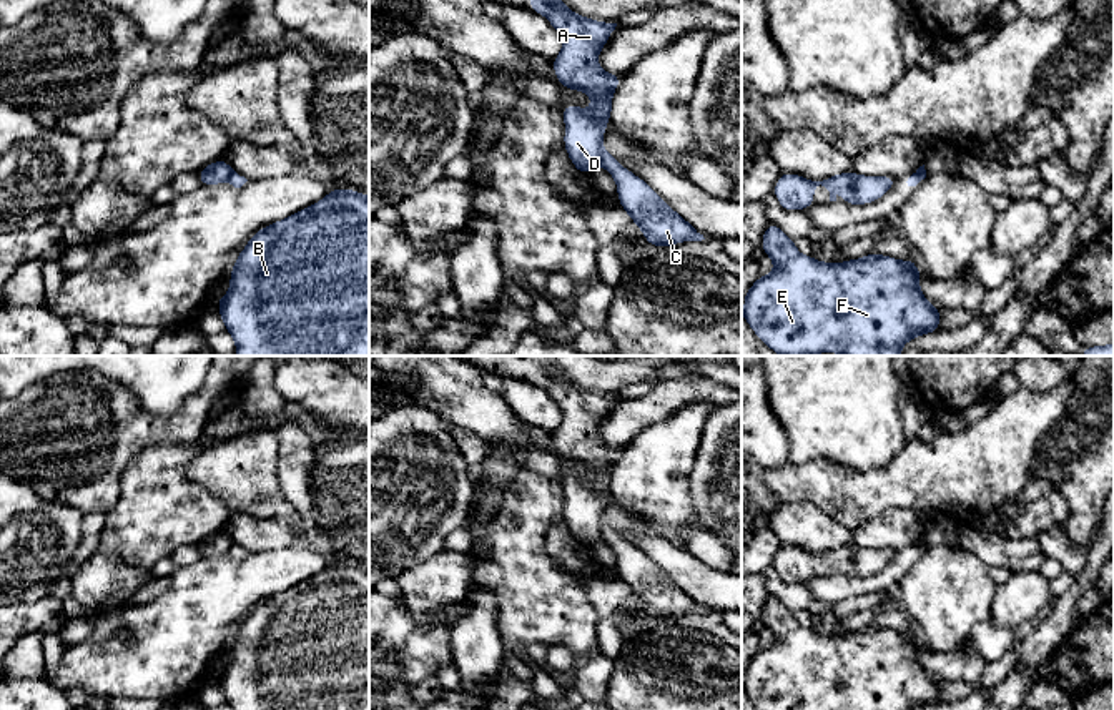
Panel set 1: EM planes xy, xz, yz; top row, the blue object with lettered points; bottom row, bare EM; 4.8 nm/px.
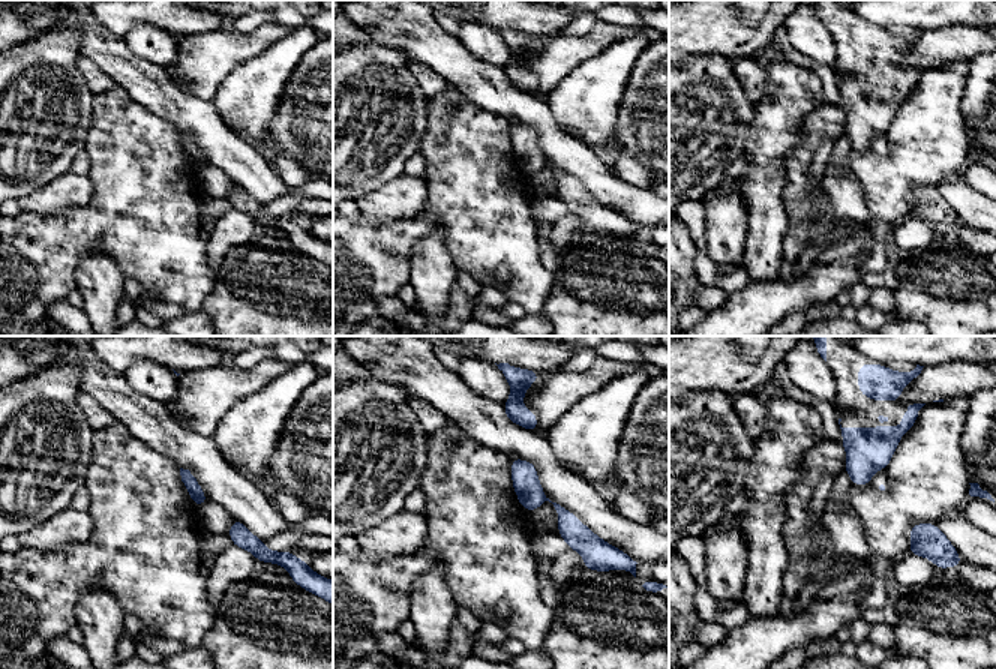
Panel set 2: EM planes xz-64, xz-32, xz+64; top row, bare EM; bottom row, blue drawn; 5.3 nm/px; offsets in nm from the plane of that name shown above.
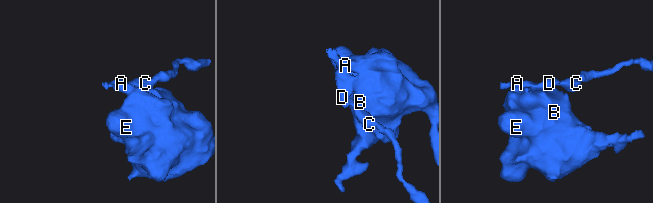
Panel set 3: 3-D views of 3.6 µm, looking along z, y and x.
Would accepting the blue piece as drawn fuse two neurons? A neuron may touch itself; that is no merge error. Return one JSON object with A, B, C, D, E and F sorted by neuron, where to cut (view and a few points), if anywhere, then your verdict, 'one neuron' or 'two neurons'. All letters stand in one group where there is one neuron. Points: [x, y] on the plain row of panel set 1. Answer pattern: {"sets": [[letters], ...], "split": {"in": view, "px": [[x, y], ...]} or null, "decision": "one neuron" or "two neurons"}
{"sets": [["A", "B", "D", "E", "F"], ["C"]], "split": {"in": "xz", "px": [[601, 519], [602, 537]]}, "decision": "two neurons"}

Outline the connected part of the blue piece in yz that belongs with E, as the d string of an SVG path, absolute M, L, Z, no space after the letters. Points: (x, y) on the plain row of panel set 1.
M773 595L763 605L762 622L771 630L775 642L752 657L742 682L758 710L918 710L941 702L941 685L919 663L921 645L913 630L898 634L875 624L845 635L821 635L800 627L795 614Z

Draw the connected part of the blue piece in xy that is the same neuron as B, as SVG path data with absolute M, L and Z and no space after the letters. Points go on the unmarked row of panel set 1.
M331 562L313 579L261 600L228 650L231 660L216 677L233 710L369 710L369 569Z

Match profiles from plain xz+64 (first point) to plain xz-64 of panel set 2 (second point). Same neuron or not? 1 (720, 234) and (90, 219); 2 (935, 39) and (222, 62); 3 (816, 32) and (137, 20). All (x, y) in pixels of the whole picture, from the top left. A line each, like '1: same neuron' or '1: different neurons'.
1: different neurons
2: same neuron
3: different neurons

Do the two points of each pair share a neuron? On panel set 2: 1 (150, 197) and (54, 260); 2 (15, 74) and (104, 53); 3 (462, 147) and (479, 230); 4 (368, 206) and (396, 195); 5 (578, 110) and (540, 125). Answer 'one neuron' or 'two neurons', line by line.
1: one neuron
2: two neurons
3: one neuron
4: one neuron
5: two neurons

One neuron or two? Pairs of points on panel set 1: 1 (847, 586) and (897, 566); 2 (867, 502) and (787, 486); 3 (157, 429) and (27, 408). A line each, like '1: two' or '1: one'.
1: one
2: one
3: one

